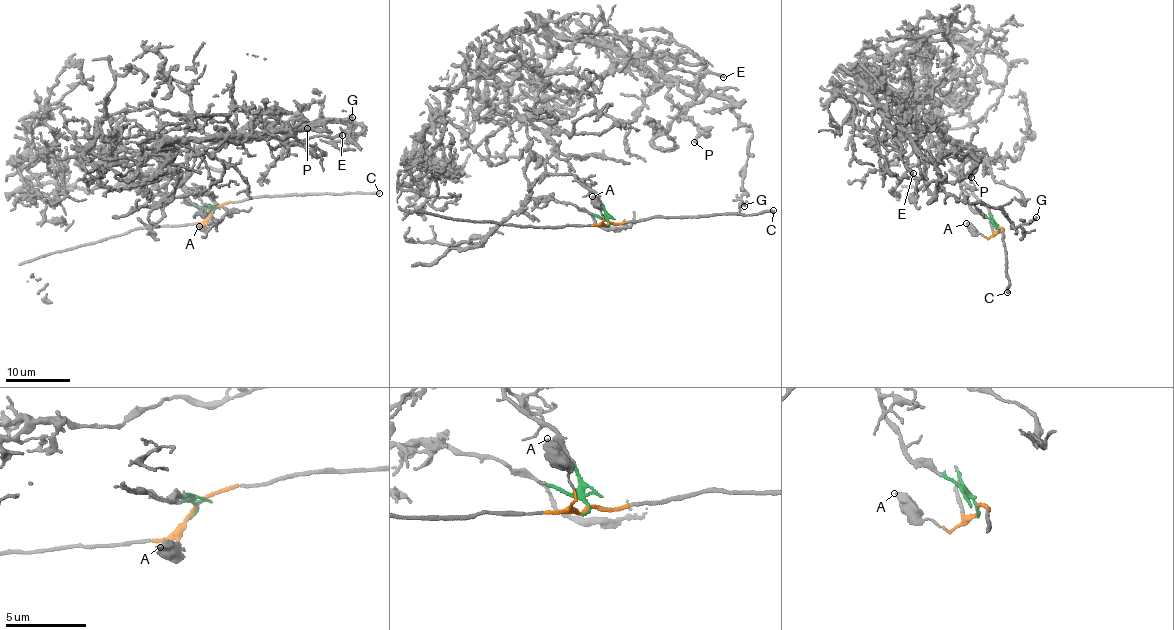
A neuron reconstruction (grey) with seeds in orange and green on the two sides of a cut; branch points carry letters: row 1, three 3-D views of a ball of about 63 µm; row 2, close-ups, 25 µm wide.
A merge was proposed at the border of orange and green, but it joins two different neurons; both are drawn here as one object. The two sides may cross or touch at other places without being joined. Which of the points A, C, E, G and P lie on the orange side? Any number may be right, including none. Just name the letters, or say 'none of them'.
A, C

